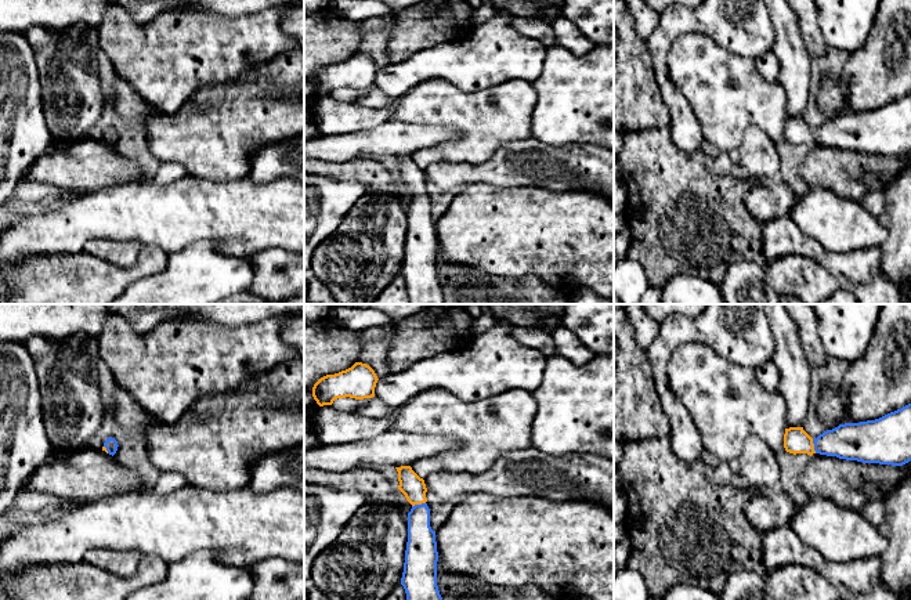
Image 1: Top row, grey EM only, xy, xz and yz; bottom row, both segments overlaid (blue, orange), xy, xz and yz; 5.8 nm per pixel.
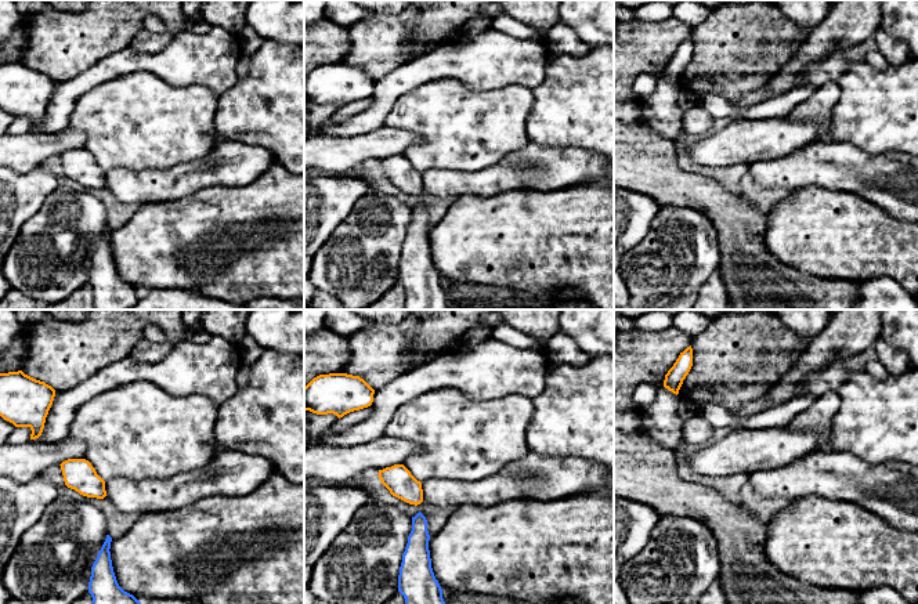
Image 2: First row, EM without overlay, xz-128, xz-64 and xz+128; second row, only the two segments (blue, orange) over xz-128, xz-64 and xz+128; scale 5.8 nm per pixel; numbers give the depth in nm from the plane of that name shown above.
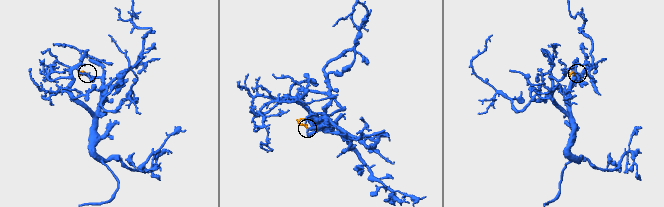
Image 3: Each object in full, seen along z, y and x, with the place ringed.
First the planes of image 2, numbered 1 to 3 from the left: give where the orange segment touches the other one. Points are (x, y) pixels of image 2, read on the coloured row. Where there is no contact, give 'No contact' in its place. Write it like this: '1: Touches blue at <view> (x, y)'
1: No contact
2: No contact
3: No contact

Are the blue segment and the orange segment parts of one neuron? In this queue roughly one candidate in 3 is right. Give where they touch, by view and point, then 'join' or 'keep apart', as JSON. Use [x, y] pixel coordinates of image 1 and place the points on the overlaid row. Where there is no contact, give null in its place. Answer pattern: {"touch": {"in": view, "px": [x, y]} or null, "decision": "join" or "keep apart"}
{"touch": {"in": "xz", "px": [418, 505]}, "decision": "join"}

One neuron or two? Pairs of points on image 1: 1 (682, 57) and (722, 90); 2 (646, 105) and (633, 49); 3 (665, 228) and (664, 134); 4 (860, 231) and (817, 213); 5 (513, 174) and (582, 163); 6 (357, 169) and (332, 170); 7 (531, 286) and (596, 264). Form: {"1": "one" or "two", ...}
{"1": "one", "2": "one", "3": "one", "4": "one", "5": "one", "6": "one", "7": "two"}

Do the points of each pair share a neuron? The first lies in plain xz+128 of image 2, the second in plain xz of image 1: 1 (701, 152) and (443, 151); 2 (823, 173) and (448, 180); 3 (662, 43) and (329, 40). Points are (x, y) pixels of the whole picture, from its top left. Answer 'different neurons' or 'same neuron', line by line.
1: different neurons
2: same neuron
3: same neuron

